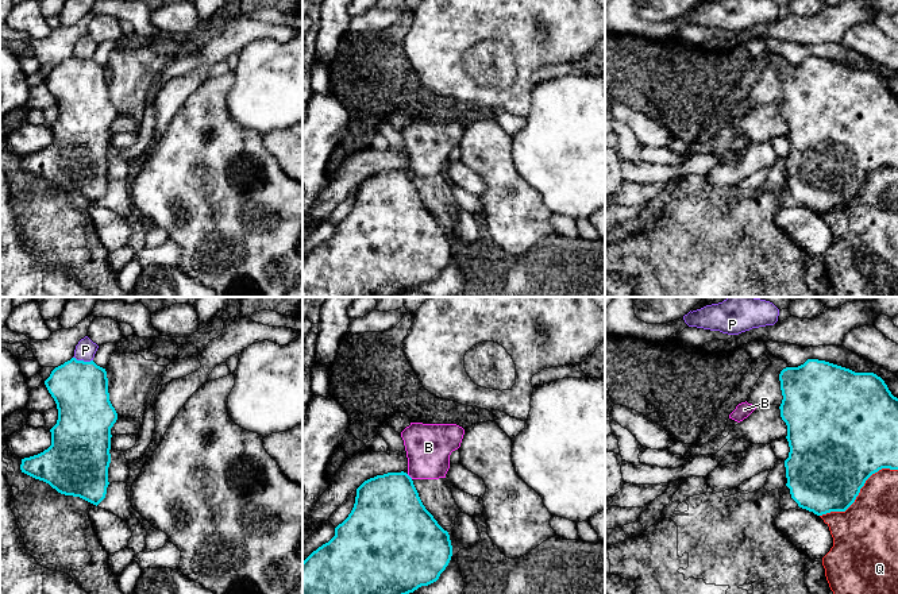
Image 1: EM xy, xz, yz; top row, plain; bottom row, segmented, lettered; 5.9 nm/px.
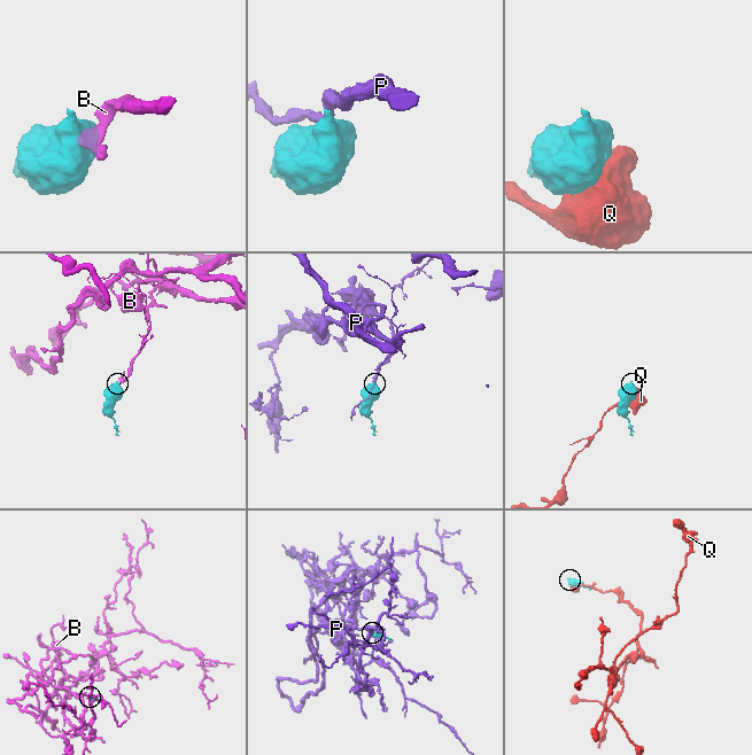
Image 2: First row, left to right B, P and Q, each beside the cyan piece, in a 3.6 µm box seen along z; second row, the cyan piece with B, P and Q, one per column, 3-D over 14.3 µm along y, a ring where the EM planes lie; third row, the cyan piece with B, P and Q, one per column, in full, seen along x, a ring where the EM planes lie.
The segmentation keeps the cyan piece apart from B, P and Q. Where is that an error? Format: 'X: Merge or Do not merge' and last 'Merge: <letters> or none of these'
B: Merge
P: Do not merge
Q: Do not merge
Merge: B

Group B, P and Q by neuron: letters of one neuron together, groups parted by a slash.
B / P / Q

